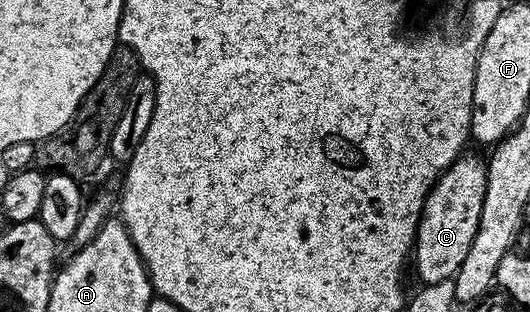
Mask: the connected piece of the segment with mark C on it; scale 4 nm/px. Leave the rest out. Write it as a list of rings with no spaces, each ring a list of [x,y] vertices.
[[[461,153],[441,172],[424,201],[414,243],[416,274],[421,283],[455,279],[462,260],[466,260],[466,252],[470,252],[470,244],[474,244],[478,220],[482,220],[482,200],[486,200],[488,168],[483,157],[475,158],[468,153]]]

